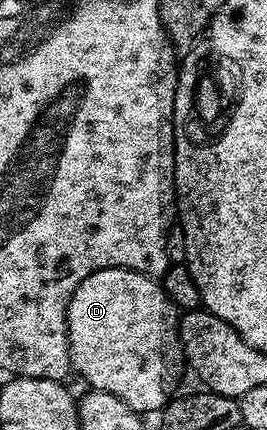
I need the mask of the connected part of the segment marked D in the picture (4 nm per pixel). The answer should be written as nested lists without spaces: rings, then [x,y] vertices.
[[[113,266],[97,270],[78,285],[66,313],[66,331],[70,337],[70,360],[73,369],[87,383],[87,387],[112,392],[128,408],[145,412],[161,411],[171,401],[178,382],[178,373],[184,370],[182,341],[178,339],[180,311],[171,302],[165,290],[149,274],[128,270],[125,266]]]

